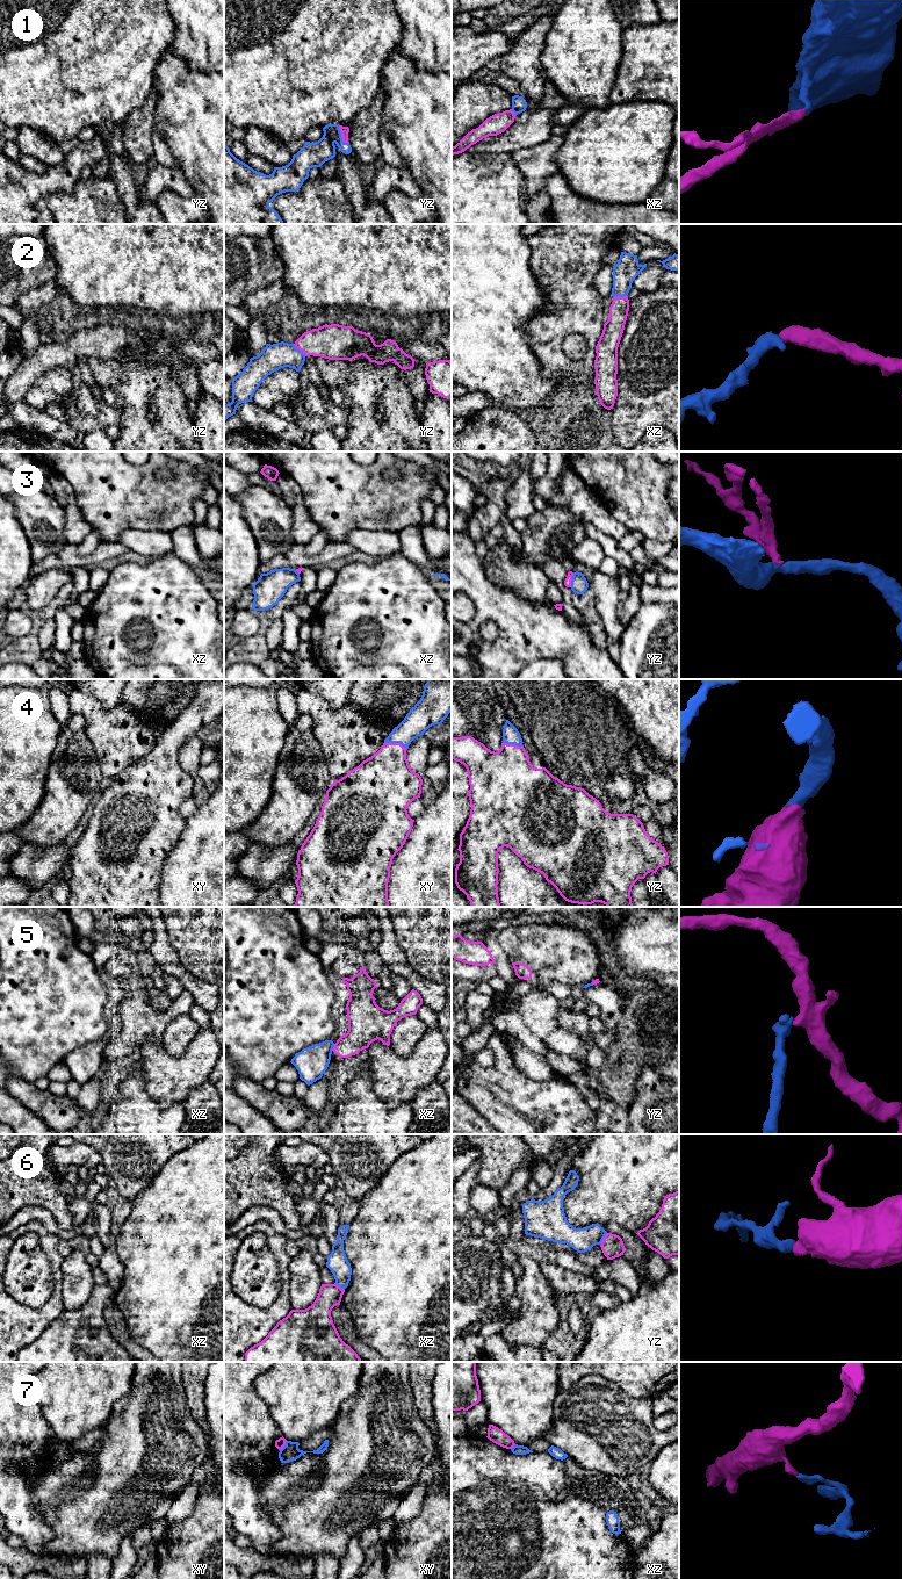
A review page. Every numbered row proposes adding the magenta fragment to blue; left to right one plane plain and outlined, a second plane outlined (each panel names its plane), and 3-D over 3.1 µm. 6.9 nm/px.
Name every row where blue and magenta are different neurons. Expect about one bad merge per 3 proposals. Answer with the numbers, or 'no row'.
3, 5, 6, 7

